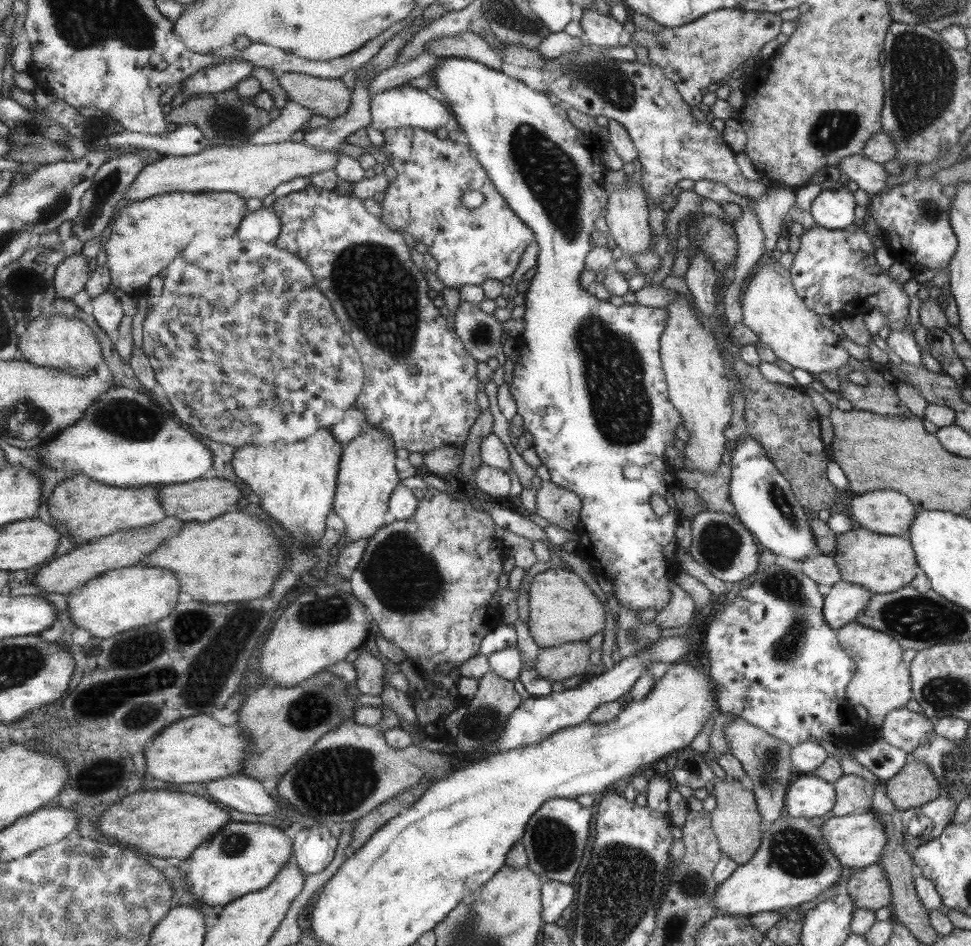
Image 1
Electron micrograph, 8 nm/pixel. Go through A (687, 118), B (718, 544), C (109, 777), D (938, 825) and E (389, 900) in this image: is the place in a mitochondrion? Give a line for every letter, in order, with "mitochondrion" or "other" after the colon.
A: other
B: mitochondrion
C: mitochondrion
D: other
E: other

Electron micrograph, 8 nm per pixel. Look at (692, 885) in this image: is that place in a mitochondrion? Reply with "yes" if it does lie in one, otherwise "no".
yes

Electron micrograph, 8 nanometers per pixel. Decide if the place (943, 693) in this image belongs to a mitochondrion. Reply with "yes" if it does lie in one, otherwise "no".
yes

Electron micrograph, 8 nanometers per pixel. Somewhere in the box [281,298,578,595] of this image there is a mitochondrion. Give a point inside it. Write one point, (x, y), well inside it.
(480, 334)

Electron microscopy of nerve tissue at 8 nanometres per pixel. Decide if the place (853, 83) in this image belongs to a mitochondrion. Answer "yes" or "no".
no

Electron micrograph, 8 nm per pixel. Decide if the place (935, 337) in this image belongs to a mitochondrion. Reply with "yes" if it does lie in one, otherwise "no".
no

